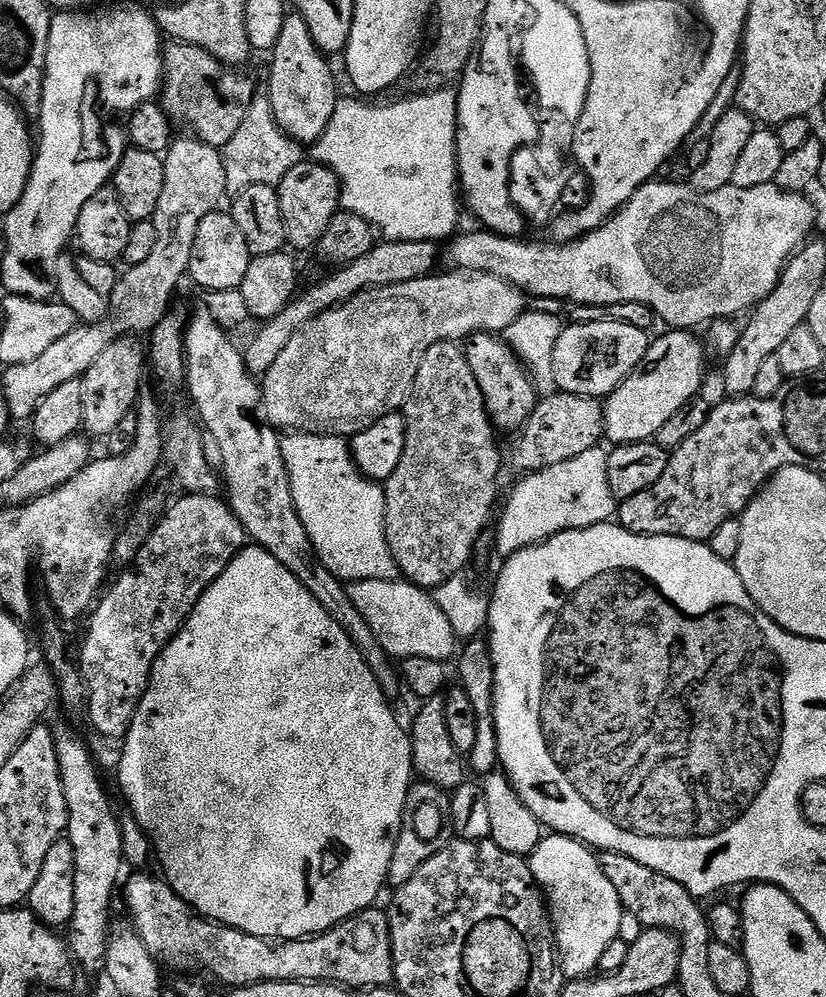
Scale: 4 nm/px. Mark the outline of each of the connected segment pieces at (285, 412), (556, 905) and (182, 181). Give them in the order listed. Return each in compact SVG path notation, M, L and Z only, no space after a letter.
M447 271L423 276L414 282L367 288L344 304L338 304L306 322L306 326L290 338L286 350L278 354L274 366L270 366L262 378L263 415L268 423L277 430L287 430L292 434L310 432L315 436L357 436L362 430L370 430L374 422L403 409L410 381L415 378L430 346L439 340L460 342L473 332L503 334L525 312L525 293L510 281L489 272Z
M548 834L527 861L546 901L561 973L568 980L593 975L599 969L606 946L619 937L625 913L618 890L602 874L597 853L570 836Z
M191 134L173 139L167 152L163 153L164 181L162 198L158 198L158 210L154 210L151 221L158 234L154 251L150 258L125 267L119 273L111 296L108 297L108 315L96 324L81 323L66 338L58 338L54 346L42 350L42 355L30 362L9 364L3 369L4 384L8 408L13 421L27 421L36 412L36 408L58 386L66 382L79 380L94 366L94 361L102 355L102 350L125 334L151 333L164 316L169 315L168 306L172 295L180 284L180 279L188 276L190 254L194 254L194 238L198 234L198 225L206 214L217 211L224 198L226 200L226 166L221 149L210 146L204 140L197 140Z

